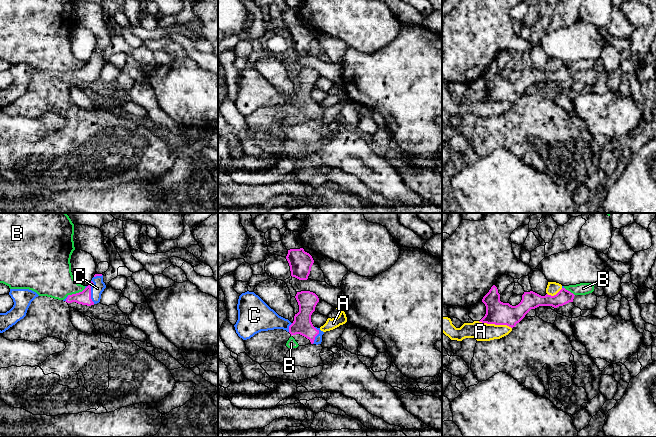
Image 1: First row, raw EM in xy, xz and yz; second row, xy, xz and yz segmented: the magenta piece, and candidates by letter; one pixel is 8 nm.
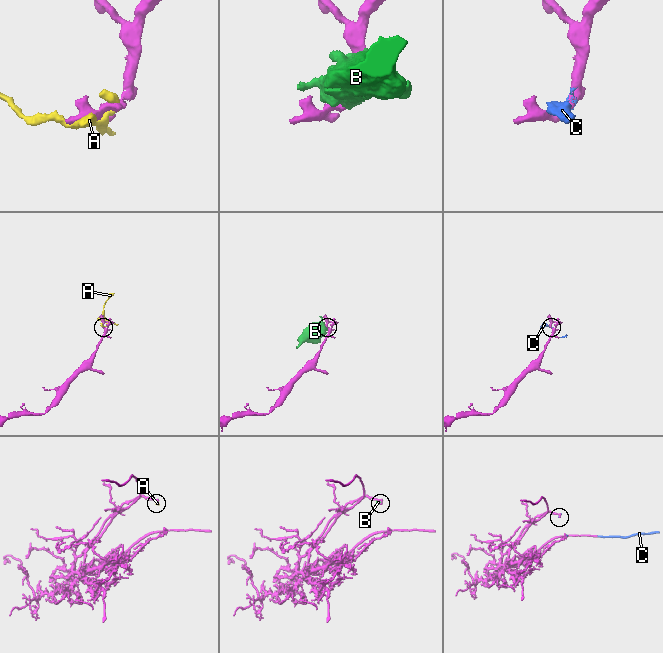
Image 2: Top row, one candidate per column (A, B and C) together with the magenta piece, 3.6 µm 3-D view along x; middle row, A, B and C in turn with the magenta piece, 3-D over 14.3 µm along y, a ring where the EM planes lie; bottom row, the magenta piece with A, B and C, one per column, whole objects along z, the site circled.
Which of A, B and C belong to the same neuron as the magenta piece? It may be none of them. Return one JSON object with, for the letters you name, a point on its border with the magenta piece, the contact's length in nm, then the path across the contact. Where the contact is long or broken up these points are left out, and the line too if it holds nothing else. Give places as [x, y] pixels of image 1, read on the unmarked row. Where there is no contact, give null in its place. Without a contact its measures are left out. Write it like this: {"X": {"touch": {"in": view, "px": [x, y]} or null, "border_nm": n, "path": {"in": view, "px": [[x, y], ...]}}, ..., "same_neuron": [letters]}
{"C": {"touch": {"in": "xy", "px": [90, 68]}, "border_nm": 190}, "same_neuron": ["C"]}

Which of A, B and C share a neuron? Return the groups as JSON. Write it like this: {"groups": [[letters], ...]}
{"groups": [["A"], ["B"], ["C"]]}

